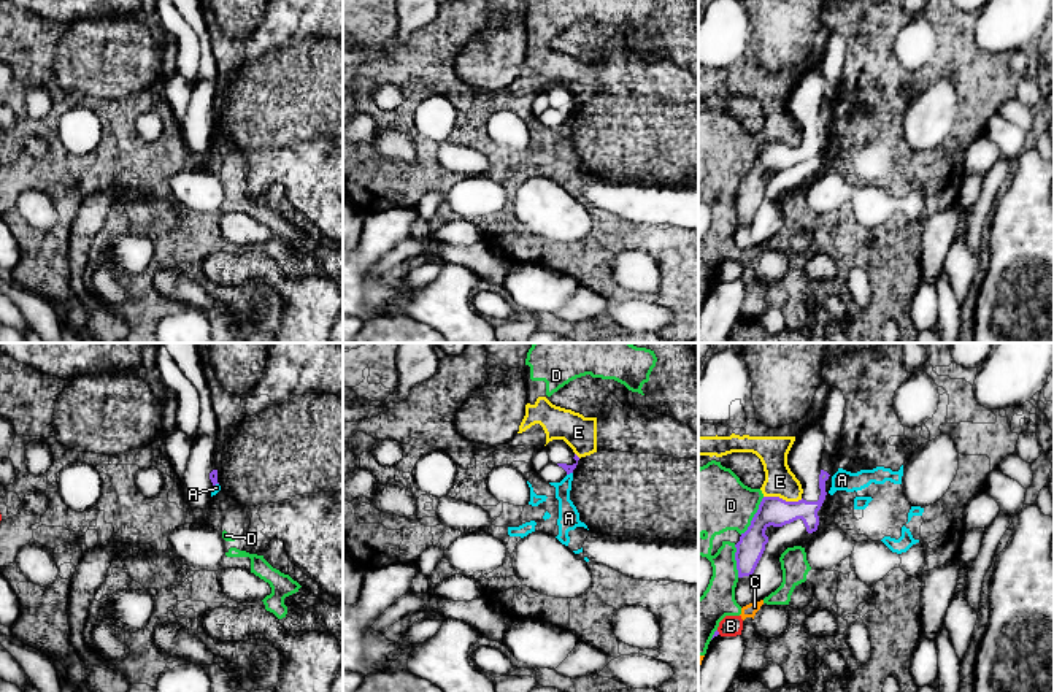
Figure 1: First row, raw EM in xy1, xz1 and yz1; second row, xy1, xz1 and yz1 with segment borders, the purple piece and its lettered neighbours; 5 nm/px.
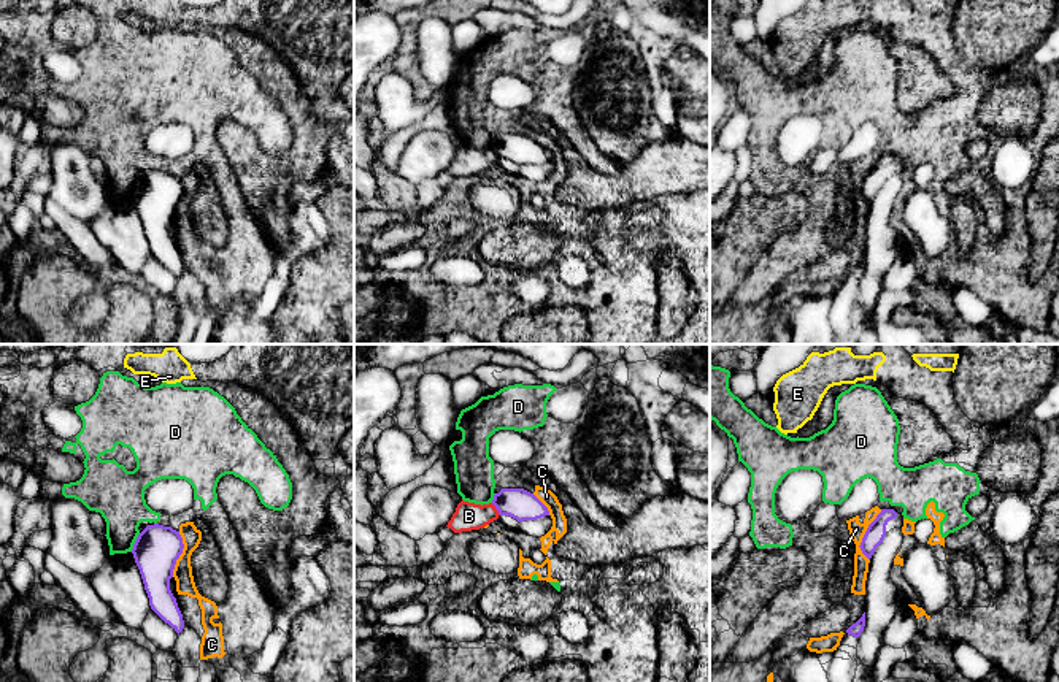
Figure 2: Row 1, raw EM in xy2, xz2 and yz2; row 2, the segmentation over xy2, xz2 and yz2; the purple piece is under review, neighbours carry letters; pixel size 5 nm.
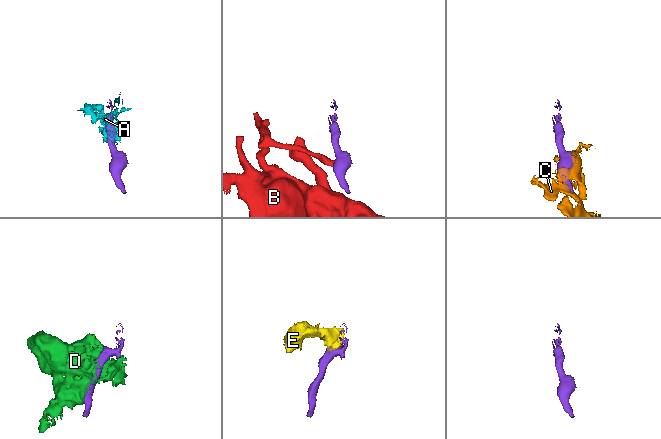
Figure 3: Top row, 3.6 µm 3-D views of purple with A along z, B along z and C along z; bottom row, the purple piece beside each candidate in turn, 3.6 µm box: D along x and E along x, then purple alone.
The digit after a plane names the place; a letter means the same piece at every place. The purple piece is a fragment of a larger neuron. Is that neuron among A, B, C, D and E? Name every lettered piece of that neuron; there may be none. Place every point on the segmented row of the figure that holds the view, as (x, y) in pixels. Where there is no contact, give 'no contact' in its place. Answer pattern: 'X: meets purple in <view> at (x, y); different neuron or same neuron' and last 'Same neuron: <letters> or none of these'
A: meets purple in xy1 at (215, 484); different neuron
B: meets purple in xz2 at (496, 508); different neuron
C: meets purple in yz2 at (864, 535); different neuron
D: meets purple in yz1 at (754, 516); different neuron
E: meets purple in yz1 at (781, 499); different neuron
Same neuron: none of these

